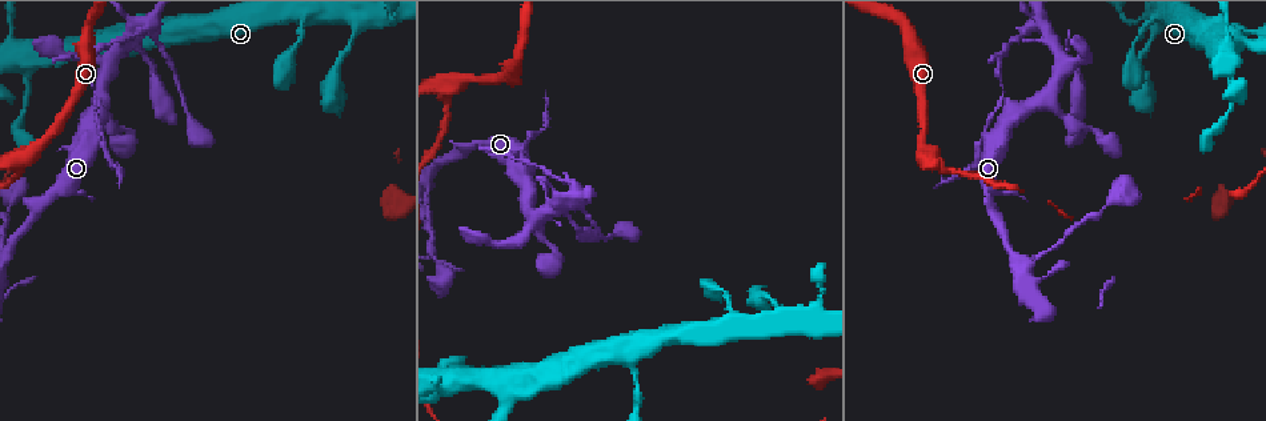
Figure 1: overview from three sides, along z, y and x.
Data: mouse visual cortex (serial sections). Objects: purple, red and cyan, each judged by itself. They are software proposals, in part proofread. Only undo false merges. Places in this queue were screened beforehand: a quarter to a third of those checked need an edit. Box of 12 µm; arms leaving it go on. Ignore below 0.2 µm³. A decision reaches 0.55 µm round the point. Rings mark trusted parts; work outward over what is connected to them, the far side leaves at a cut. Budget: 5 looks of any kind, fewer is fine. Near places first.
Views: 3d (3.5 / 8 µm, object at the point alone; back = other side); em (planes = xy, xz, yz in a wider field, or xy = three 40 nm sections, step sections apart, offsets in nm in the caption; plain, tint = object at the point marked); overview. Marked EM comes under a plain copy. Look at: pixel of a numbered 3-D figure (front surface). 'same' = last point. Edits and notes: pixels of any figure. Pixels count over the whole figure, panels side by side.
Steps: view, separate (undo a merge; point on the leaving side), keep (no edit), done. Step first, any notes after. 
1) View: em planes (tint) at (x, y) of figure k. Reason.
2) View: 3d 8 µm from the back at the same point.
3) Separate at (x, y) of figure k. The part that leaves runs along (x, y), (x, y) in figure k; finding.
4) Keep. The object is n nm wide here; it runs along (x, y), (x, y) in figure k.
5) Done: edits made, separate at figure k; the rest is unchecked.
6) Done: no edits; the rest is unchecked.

View: 3d 3.5 µm from the back at (1049, 33) of figure 1.

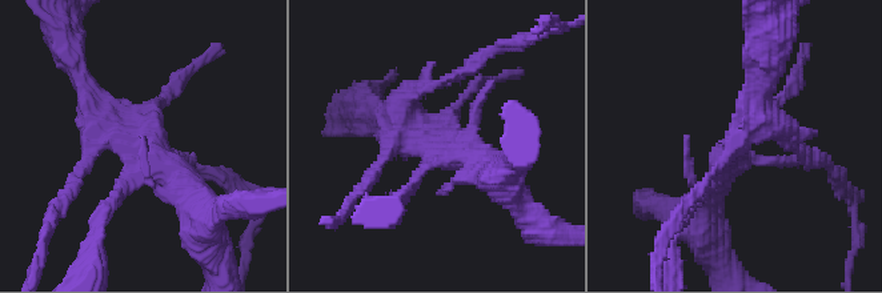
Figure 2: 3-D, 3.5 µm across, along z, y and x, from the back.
View: em xy step 2 (tint) at (439, 145) of figure 2.

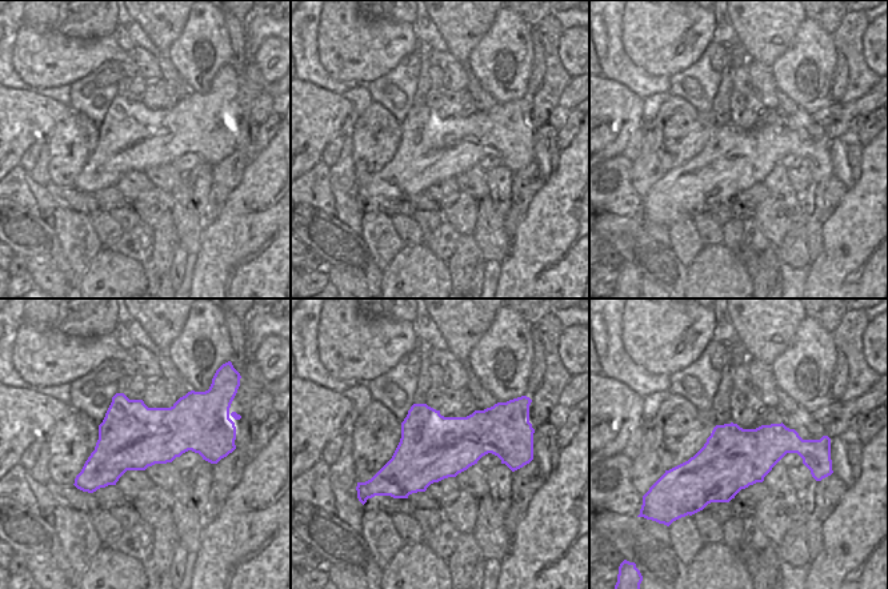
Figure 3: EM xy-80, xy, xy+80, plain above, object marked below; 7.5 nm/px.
View: em planes (tint) at the same point. Another direction.

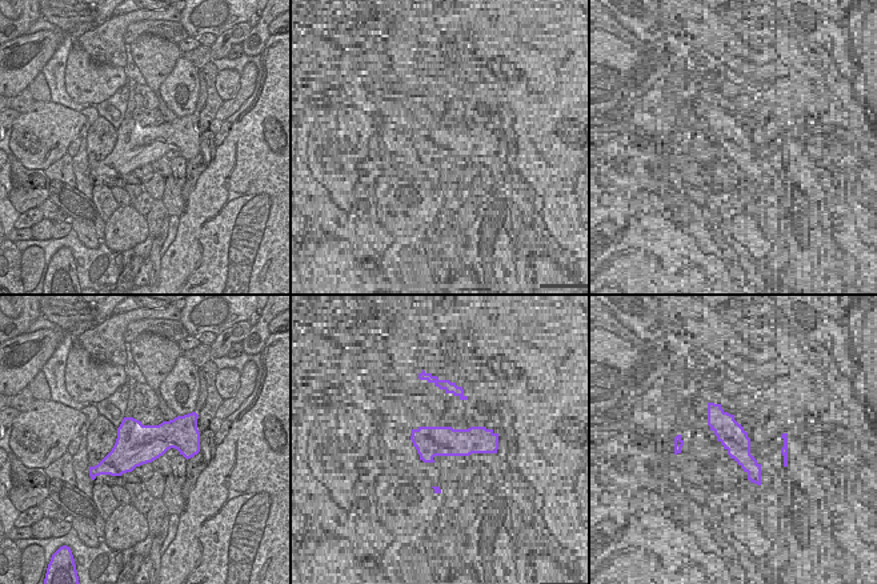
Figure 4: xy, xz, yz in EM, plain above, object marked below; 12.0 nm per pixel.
Keep. It runs along (199, 207), (137, 137), (104, 137), (80, 175) in figure 2; one cell here.

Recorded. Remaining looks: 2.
View: 3d 8 µm from the back at (446, 85) of figure 1.

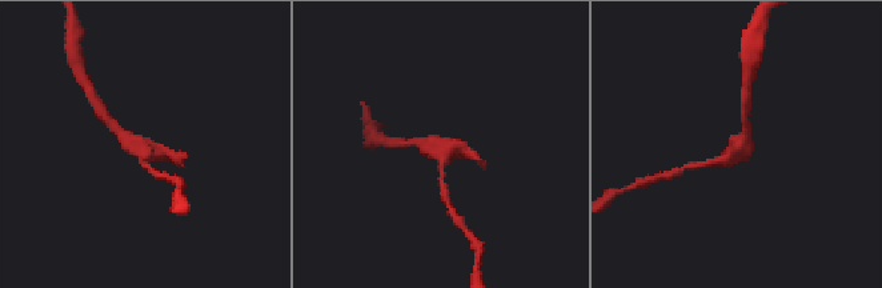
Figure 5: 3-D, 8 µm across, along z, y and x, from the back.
View: em xy step 5 (tint) at (437, 151) of figure 5. 3 arms meet here; the arms are 150, 200, 250 nm wide.

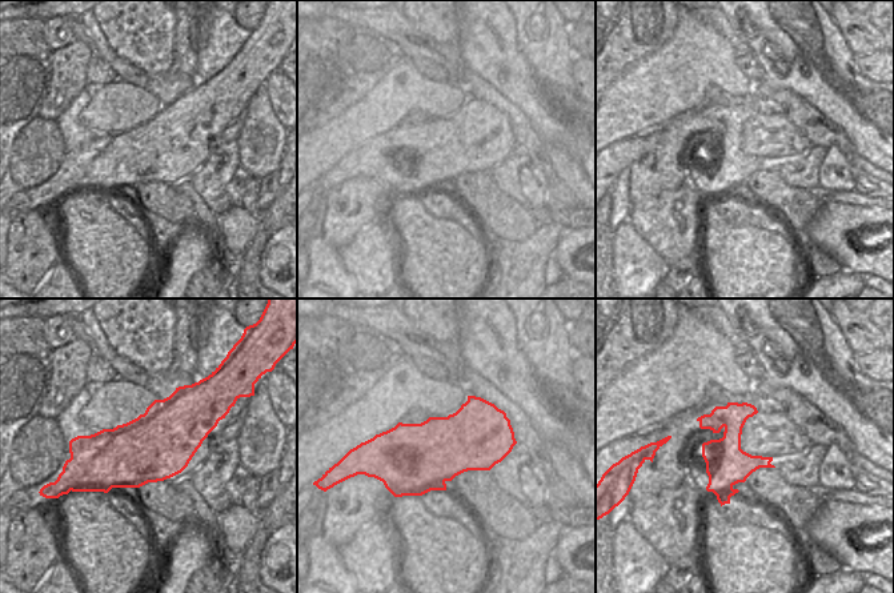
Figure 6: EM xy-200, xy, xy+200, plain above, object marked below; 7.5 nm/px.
Keep. It runs along (745, 124), (741, 147), (705, 163) in figure 5; continuous, no second cell.

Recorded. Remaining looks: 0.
Done: no edits; the rest is unchecked.

